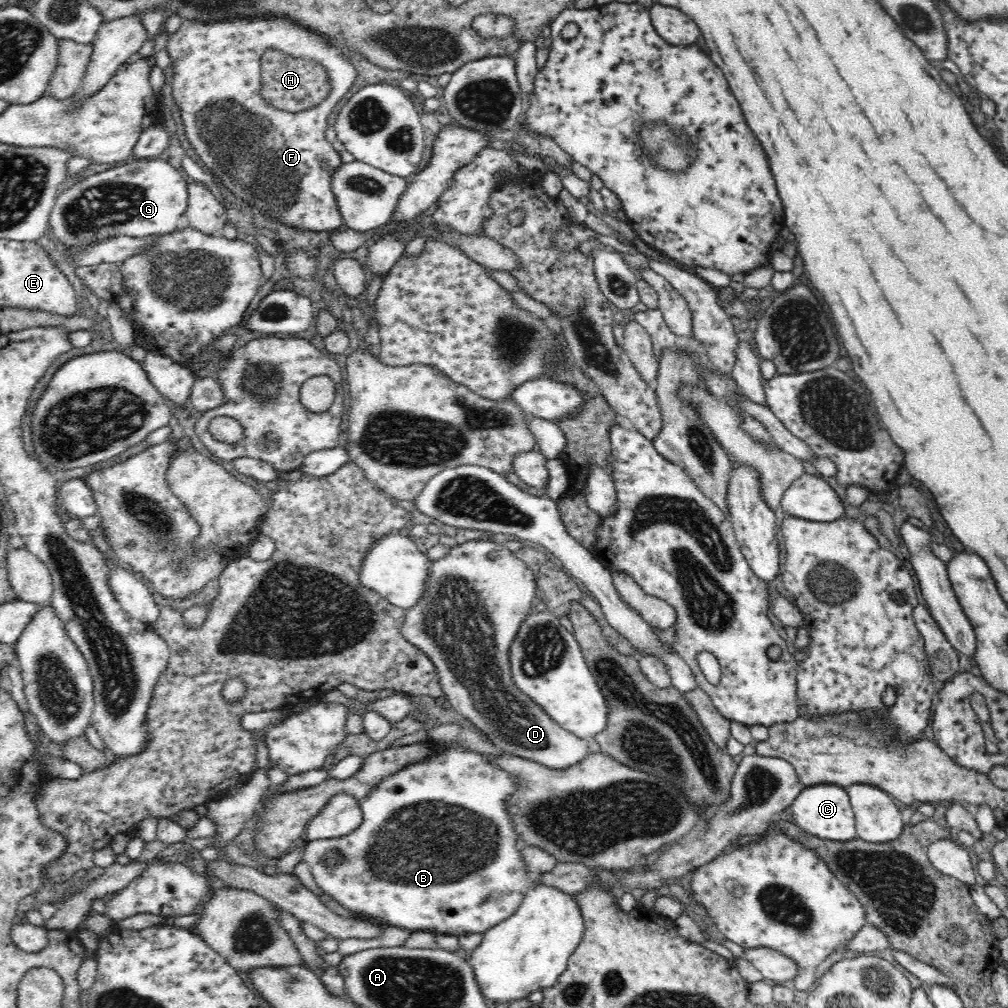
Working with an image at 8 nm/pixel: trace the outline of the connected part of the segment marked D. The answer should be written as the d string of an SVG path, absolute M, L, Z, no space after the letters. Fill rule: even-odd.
M465 541L450 548L446 556L431 562L425 592L414 607L405 610L400 635L416 645L434 663L443 695L458 714L472 721L504 754L533 760L562 770L578 764L588 754L588 740L564 730L540 705L524 695L512 681L508 648L531 608L537 602L535 577L527 565L508 548L494 541Z

